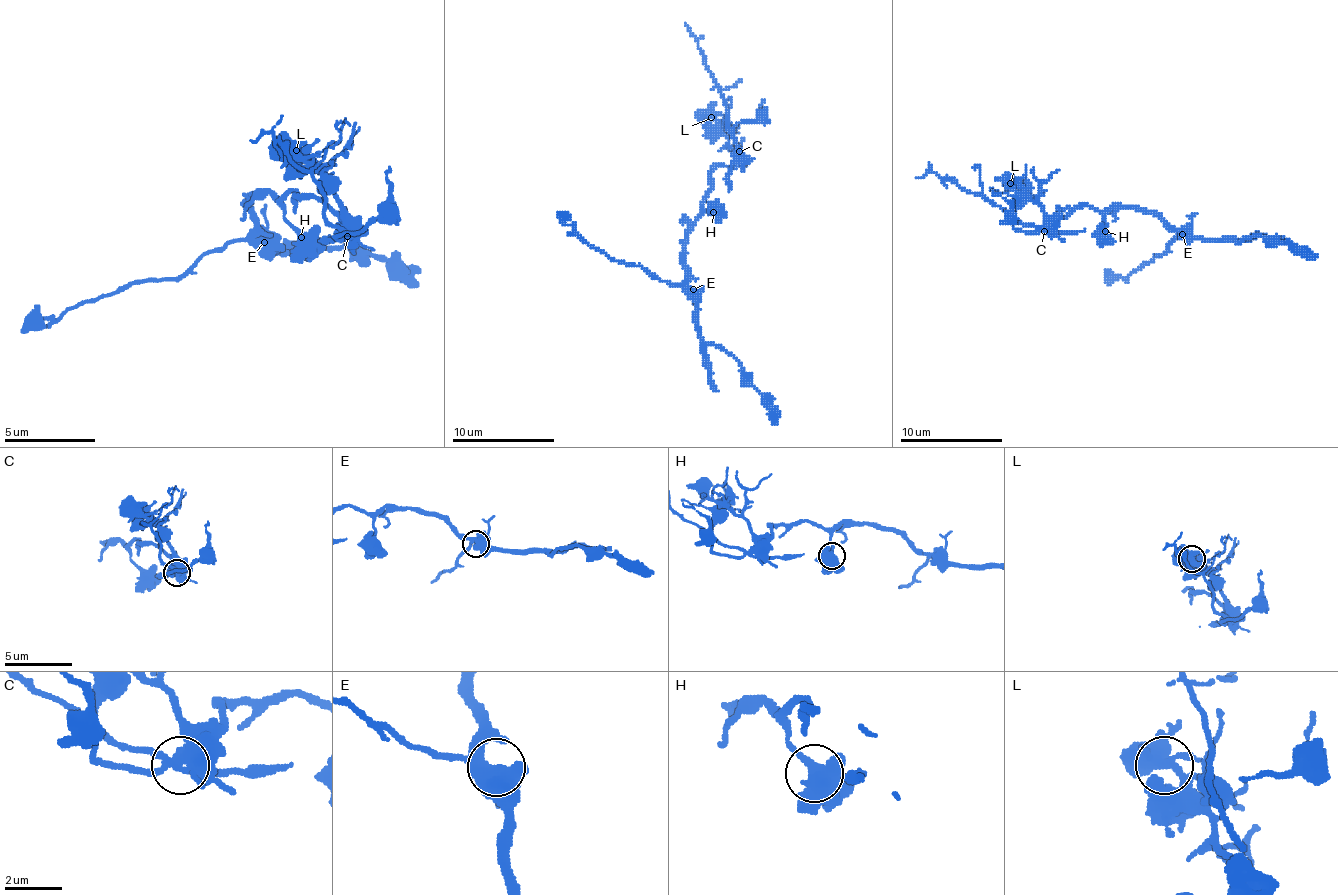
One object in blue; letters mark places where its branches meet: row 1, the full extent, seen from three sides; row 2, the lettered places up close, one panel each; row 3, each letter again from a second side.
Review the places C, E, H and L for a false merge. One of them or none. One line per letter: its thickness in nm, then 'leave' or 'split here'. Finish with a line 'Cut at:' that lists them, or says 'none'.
C: 500 nm thick; leave
E: 480 nm thick; leave
H: 500 nm thick; leave
L: 480 nm thick; leave
Cut at: none

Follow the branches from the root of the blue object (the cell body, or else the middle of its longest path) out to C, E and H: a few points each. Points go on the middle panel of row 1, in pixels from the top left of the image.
C: (695, 220), (700, 212), (700, 202), (711, 186), (711, 174), (718, 166), (729, 166), (739, 151)
E: (695, 220), (685, 245), (685, 271), (688, 284), (693, 289)
H: (695, 220), (703, 212), (713, 212)

